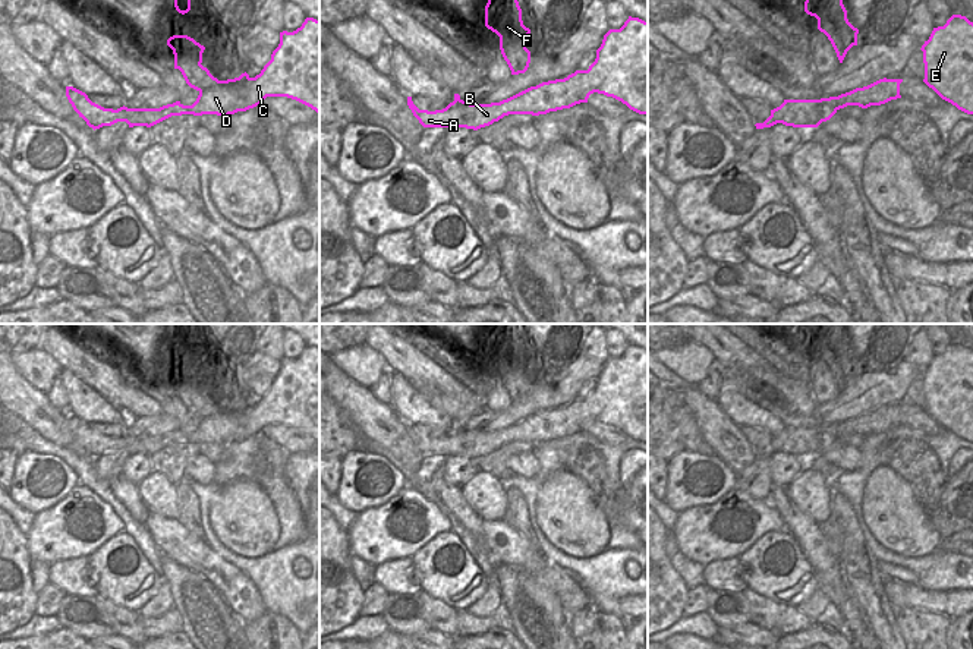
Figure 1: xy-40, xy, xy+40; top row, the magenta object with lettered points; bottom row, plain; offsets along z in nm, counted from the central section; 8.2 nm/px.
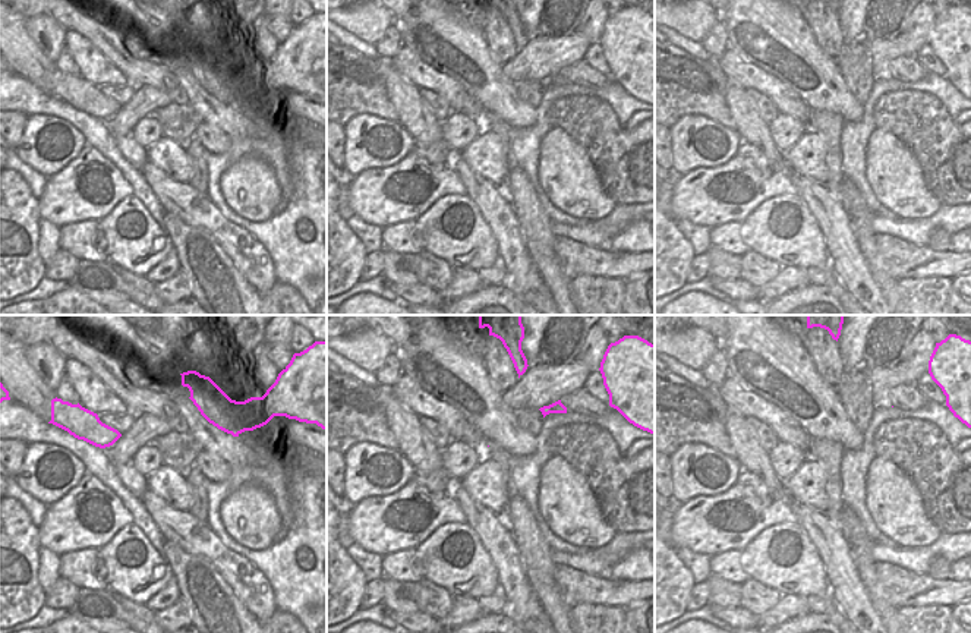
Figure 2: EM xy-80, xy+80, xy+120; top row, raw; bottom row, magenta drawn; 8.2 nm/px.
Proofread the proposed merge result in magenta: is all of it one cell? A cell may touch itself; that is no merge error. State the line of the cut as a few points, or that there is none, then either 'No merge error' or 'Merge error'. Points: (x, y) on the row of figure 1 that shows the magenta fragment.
No split. No merge error.

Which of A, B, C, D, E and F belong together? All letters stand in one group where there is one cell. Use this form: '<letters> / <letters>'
A B C D E F

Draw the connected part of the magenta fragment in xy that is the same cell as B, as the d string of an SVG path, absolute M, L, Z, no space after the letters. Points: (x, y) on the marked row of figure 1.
M632 18L620 29L610 29L596 50L596 59L588 70L576 70L564 79L542 82L530 86L507 100L491 104L470 104L454 94L454 101L443 110L419 110L412 97L407 105L423 127L466 127L478 130L489 126L508 114L547 114L563 108L570 108L580 103L588 103L591 94L598 92L613 97L630 110L648 116L648 22Z

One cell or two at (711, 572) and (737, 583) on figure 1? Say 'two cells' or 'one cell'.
one cell

